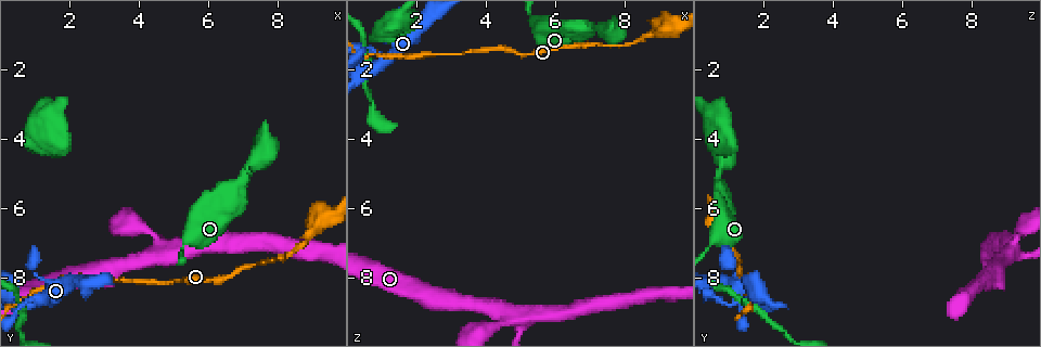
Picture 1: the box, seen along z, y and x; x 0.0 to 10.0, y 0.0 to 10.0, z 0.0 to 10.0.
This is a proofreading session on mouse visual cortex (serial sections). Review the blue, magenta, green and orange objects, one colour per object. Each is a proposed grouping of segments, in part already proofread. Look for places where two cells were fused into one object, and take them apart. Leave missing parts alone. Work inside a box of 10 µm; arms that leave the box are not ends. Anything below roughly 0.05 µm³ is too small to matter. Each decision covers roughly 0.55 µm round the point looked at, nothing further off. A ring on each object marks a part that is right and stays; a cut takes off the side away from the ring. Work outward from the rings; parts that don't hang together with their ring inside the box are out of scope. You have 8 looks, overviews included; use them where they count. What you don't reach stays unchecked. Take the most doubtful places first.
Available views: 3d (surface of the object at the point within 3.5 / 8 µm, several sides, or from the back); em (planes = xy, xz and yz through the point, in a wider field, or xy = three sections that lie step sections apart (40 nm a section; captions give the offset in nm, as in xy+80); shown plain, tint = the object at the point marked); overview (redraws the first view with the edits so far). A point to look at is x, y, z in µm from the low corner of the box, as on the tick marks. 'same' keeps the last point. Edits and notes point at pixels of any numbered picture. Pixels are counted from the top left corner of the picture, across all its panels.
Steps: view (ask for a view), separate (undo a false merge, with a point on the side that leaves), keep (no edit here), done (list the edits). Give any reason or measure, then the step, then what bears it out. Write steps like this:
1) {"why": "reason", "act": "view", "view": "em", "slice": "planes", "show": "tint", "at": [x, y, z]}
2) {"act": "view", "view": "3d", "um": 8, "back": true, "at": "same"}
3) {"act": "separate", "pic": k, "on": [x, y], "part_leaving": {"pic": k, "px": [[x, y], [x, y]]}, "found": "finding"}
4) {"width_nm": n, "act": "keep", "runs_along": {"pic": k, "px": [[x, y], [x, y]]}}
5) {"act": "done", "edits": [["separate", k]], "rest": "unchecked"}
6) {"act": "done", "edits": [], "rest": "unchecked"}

{"why": "four-way junction", "act": "view", "view": "3d", "um": 3.5, "back": true, "at": [0.60, 8.80, 2.05]}

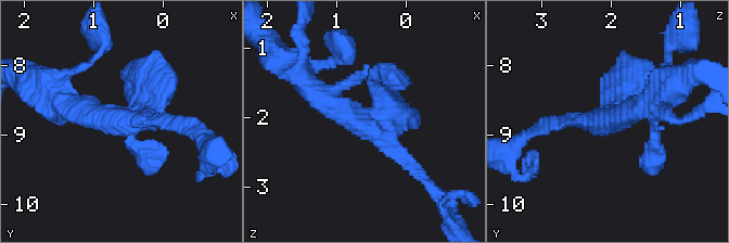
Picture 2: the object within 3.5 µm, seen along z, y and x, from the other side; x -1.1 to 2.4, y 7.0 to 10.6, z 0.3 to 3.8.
{"arms": 4, "arm_widths_nm": [200, 300, 300, 350], "act": "keep", "runs_along": {"pic": 2, "px": [[61, 102], [138, 115], [141, 75]]}, "found": "continuous, no second cell"}

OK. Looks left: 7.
{"why": "narrows sharply", "act": "view", "view": "3d", "um": 8, "at": [4.50, 7.20, 9.15]}

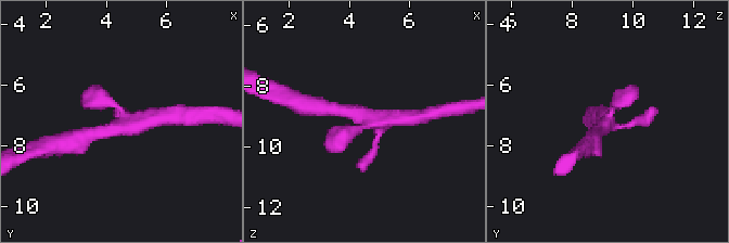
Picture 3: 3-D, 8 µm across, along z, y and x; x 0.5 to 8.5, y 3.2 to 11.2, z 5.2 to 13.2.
{"arms": 4, "arm_widths_nm": [200, 200, 450, 500], "why": "shape alone is not enough", "act": "view", "view": "em", "slice": "xy", "step": 1, "show": "tint", "at": "same"}

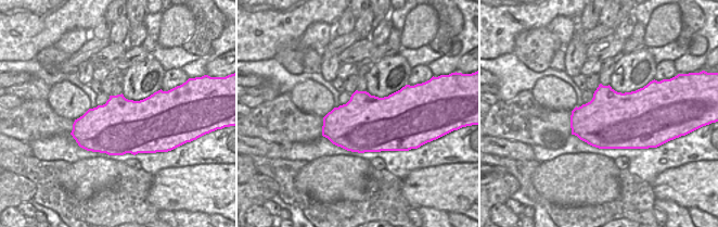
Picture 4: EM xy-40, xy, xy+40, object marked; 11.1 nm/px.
{"act": "keep", "runs_along": {"pic": 3, "px": [[93, 133], [129, 128], [153, 120]]}, "found": "all the same cell"}

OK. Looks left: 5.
{"why": "calibre changes", "act": "view", "view": "em", "slice": "xy", "step": 5, "show": "tint", "at": [7.25, 7.70, 1.30]}

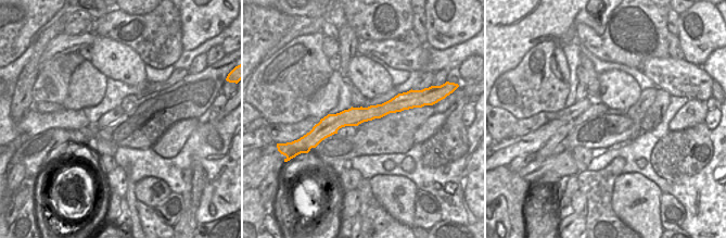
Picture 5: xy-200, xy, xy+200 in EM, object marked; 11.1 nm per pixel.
{"act": "view", "view": "3d", "um": 3.5, "at": "same"}

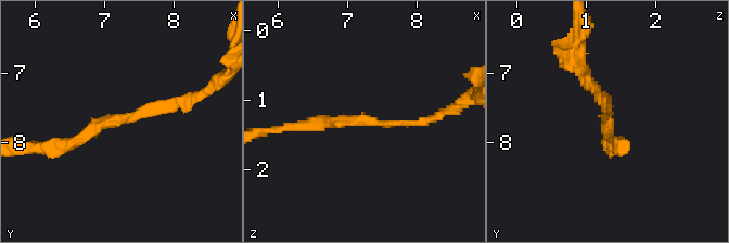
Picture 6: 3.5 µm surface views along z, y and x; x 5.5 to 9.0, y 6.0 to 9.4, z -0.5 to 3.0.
{"act": "keep", "runs_along": {"pic": 5, "px": [[408, 103], [318, 128]]}, "found": "all the same cell"}

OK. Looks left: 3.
{"act": "done", "edits": [], "rest": "unchecked"}

